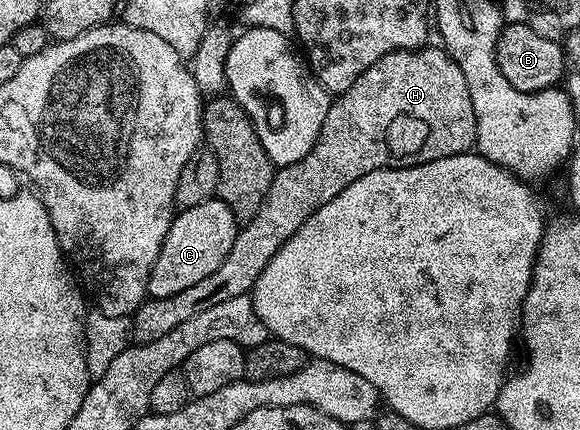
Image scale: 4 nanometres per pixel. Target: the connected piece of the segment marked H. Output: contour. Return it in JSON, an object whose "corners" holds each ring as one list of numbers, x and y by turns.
{"corners":[[431,48,398,49,385,55,366,69,347,93,338,94,313,151,297,163,276,168,269,195,265,195,255,218,240,228,225,263,209,279,185,287,177,295,144,301,133,315,134,340,142,343,161,339,193,315,217,307,217,303,248,296,269,259,349,183,378,169,404,169,468,152,475,145,475,111,469,83,446,49]]}

